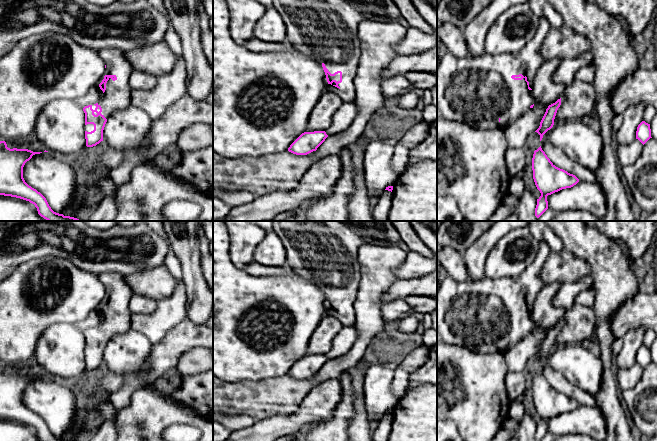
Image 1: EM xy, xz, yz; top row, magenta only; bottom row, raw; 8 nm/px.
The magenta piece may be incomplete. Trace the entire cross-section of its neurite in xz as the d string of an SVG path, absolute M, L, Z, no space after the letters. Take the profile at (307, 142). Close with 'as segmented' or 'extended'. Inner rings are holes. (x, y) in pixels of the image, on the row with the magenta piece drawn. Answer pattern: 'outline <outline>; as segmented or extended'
outline M325 131L302 133L288 148L288 151L296 155L307 155L317 148L328 137Z; as segmented

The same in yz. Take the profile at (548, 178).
outline M541 146L534 151L532 170L535 185L541 193L535 208L535 216L539 218L548 209L548 195L573 187L579 182L579 179L575 175L556 167Z; as segmented

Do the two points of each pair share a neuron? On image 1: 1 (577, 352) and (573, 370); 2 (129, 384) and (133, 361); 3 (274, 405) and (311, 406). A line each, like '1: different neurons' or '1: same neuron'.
1: same neuron
2: different neurons
3: different neurons

